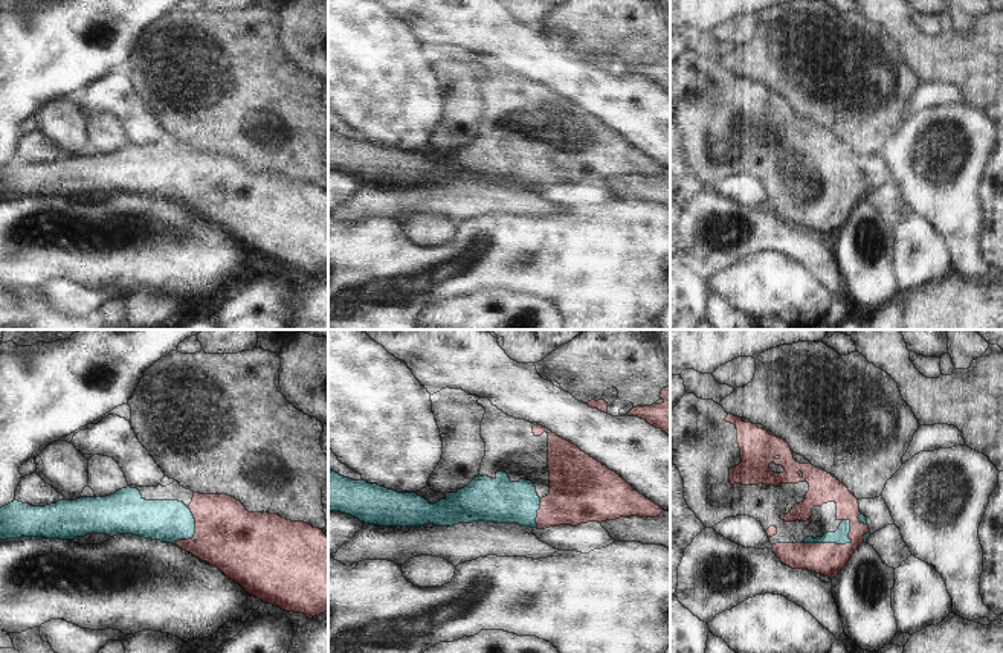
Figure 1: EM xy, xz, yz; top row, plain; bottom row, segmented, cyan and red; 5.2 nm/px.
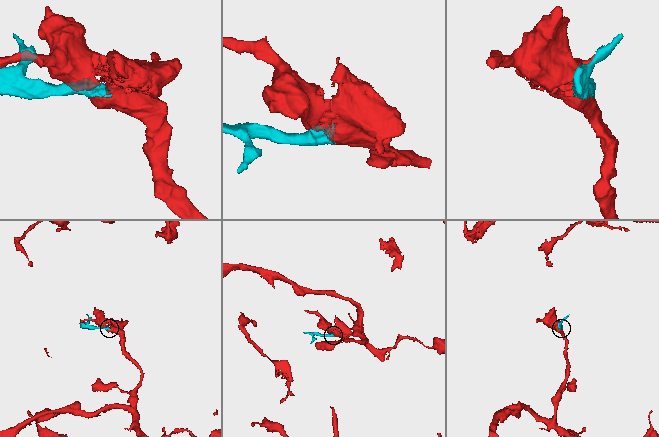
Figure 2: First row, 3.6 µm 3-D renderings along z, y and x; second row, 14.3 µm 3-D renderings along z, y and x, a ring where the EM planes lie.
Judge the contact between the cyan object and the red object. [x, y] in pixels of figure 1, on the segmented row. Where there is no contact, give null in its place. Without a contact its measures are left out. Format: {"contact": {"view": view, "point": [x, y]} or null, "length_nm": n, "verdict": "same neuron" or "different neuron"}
{"contact": {"view": "yz", "point": [837, 543]}, "length_nm": 280, "verdict": "same neuron"}

